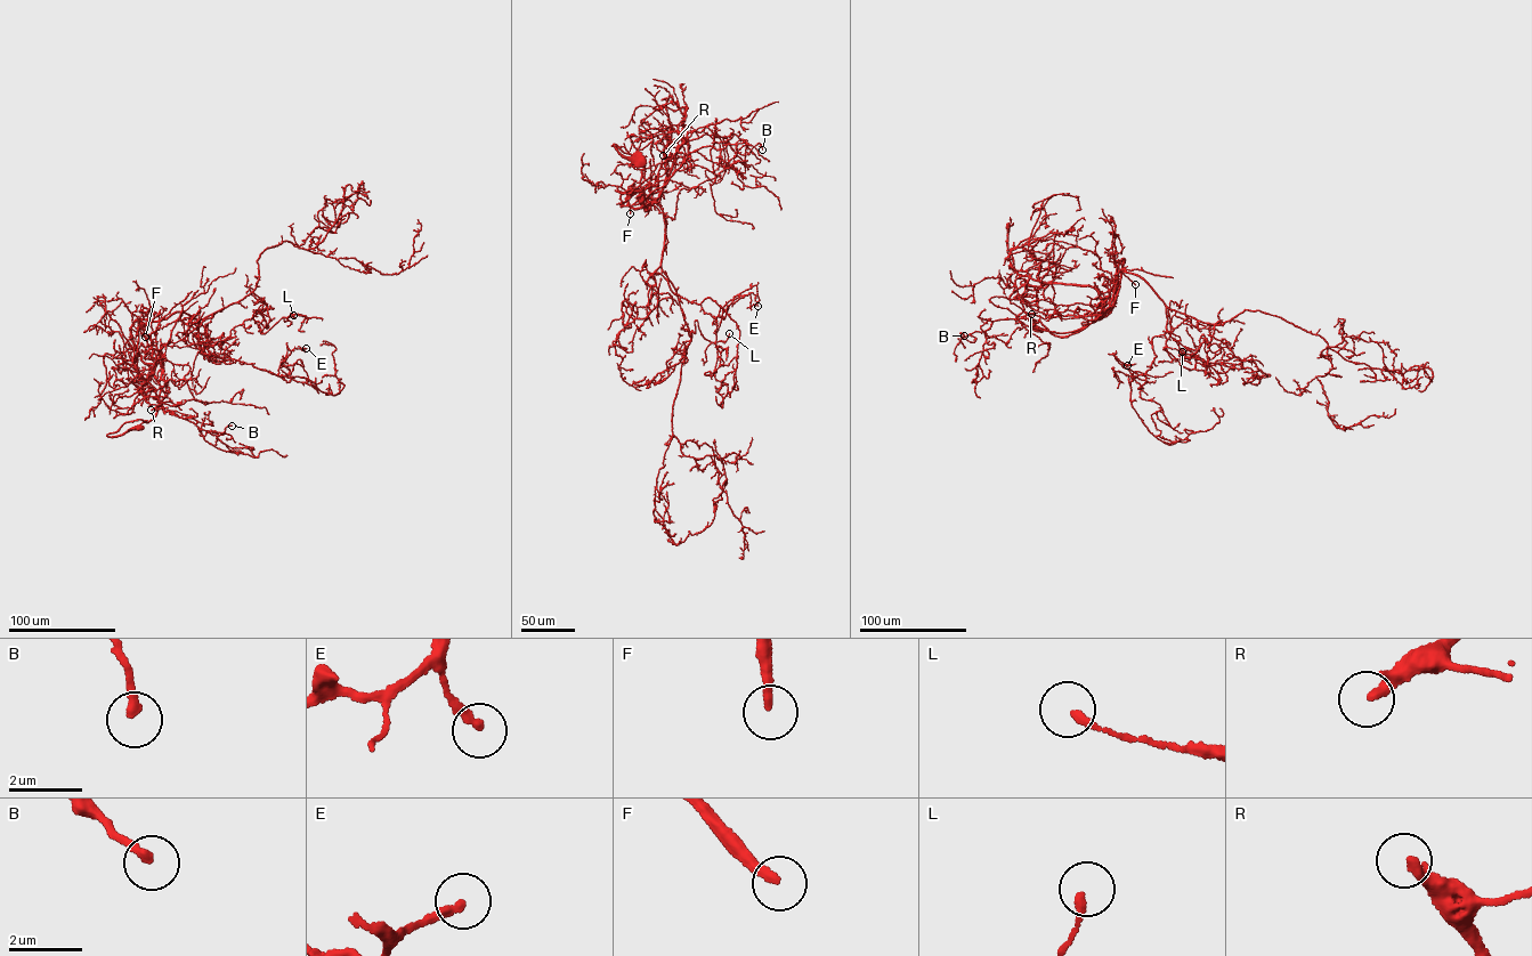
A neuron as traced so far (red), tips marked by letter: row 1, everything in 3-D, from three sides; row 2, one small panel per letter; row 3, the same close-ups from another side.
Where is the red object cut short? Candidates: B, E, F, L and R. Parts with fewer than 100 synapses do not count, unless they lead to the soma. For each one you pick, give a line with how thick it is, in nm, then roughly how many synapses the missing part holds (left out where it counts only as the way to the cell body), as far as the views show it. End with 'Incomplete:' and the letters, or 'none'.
F: Thickness 240 nm. Roughly 190 synapses
R: Thickness 300 nm. Roughly 120 synapses
Incomplete: F, R

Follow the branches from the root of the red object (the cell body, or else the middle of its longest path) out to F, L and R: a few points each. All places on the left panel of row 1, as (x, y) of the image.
F: (138, 427), (153, 418), (159, 406), (163, 364), (155, 338), (161, 321), (151, 322), (142, 335), (145, 337)
L: (138, 427), (159, 406), (162, 318), (180, 310), (200, 319), (252, 292), (262, 304), (261, 333), (293, 315)
R: (138, 427), (156, 414), (163, 373), (165, 396), (151, 410)

